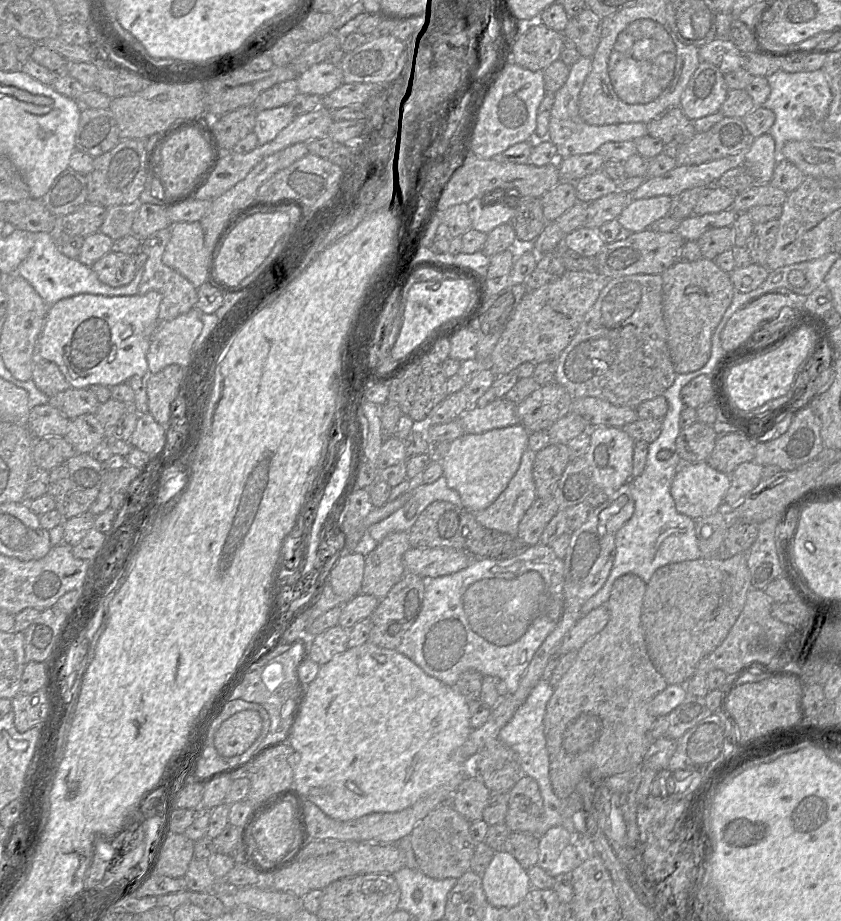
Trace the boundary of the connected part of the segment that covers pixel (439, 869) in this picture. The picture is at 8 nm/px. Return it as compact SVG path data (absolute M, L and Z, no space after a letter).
M449 803L439 805L419 821L409 835L418 869L433 879L458 879L468 870L476 843L470 834L470 822Z

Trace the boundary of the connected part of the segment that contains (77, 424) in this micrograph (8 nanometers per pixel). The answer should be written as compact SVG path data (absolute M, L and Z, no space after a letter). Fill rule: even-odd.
M95 414L81 415L70 420L65 438L76 453L90 453L106 438L107 429Z

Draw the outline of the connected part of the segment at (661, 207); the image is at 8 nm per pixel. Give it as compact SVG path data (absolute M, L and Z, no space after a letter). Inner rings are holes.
M666 195L632 200L617 219L622 228L632 233L642 232L656 220L668 215L671 200Z

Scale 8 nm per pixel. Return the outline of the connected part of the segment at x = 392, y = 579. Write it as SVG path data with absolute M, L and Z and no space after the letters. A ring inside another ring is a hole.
M405 531L391 532L378 542L365 556L360 593L372 595L378 600L384 598L406 573L403 555L409 548Z

